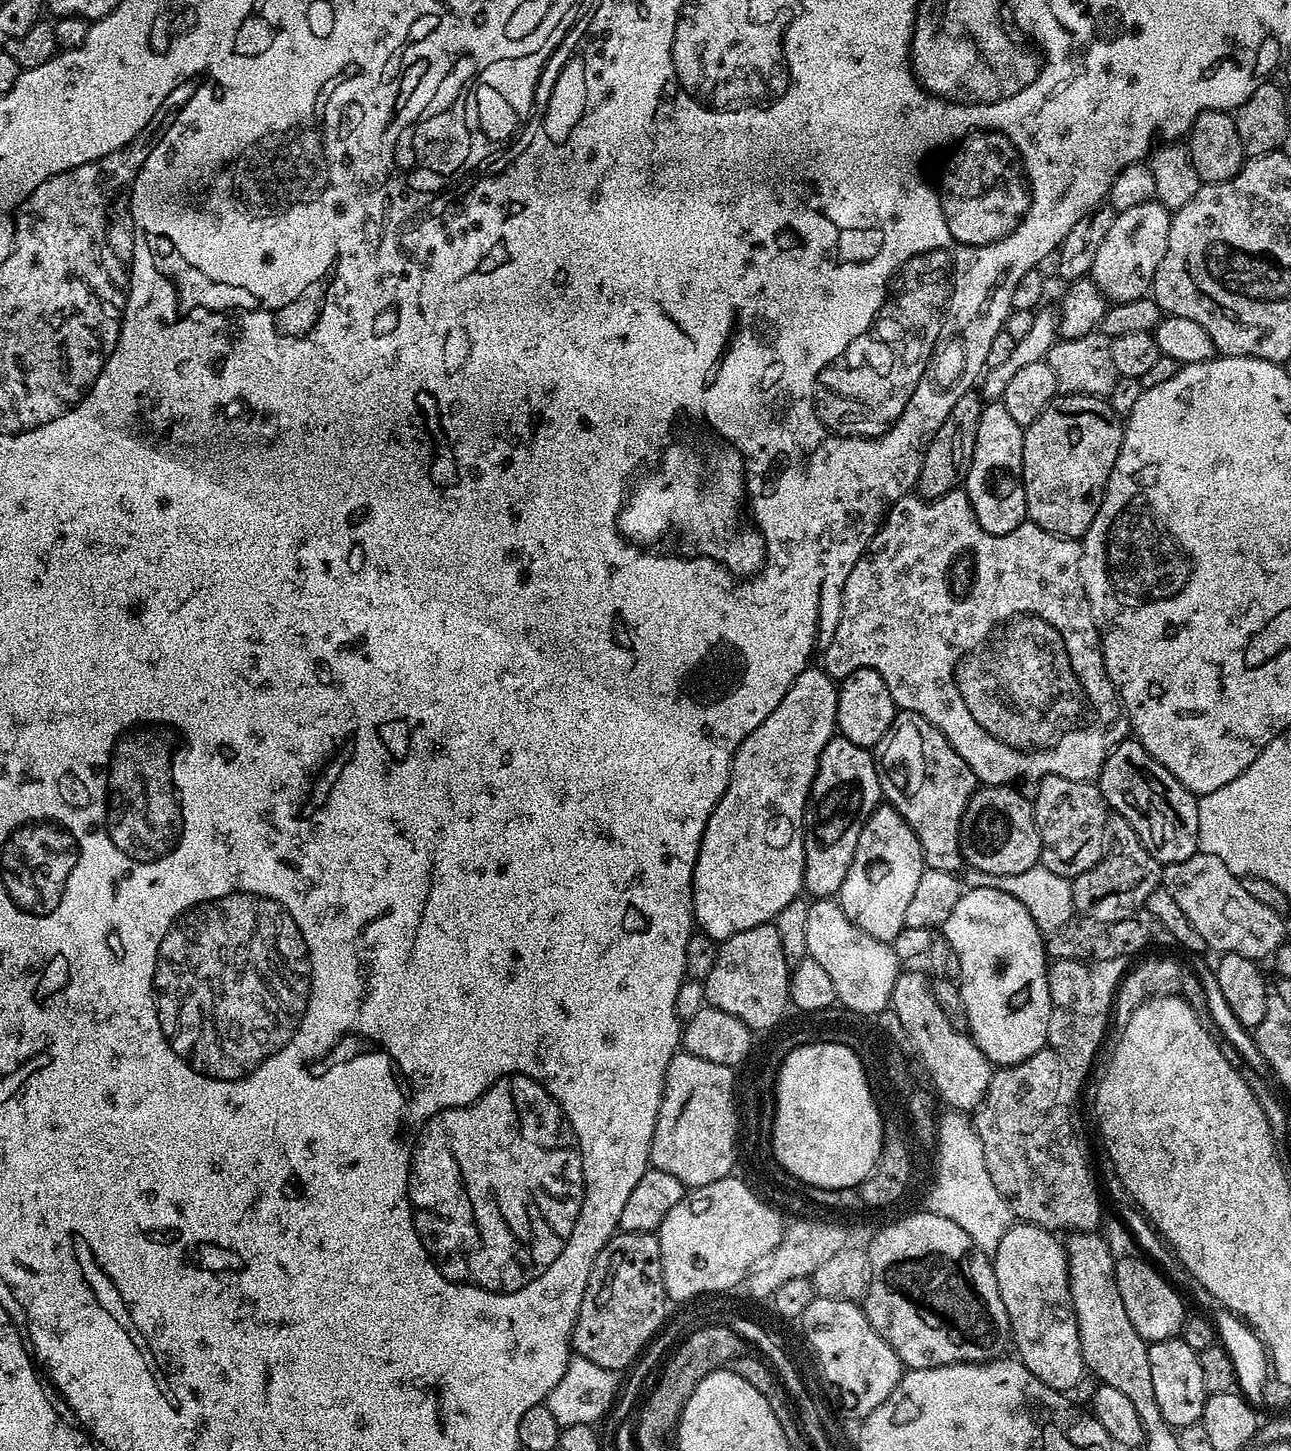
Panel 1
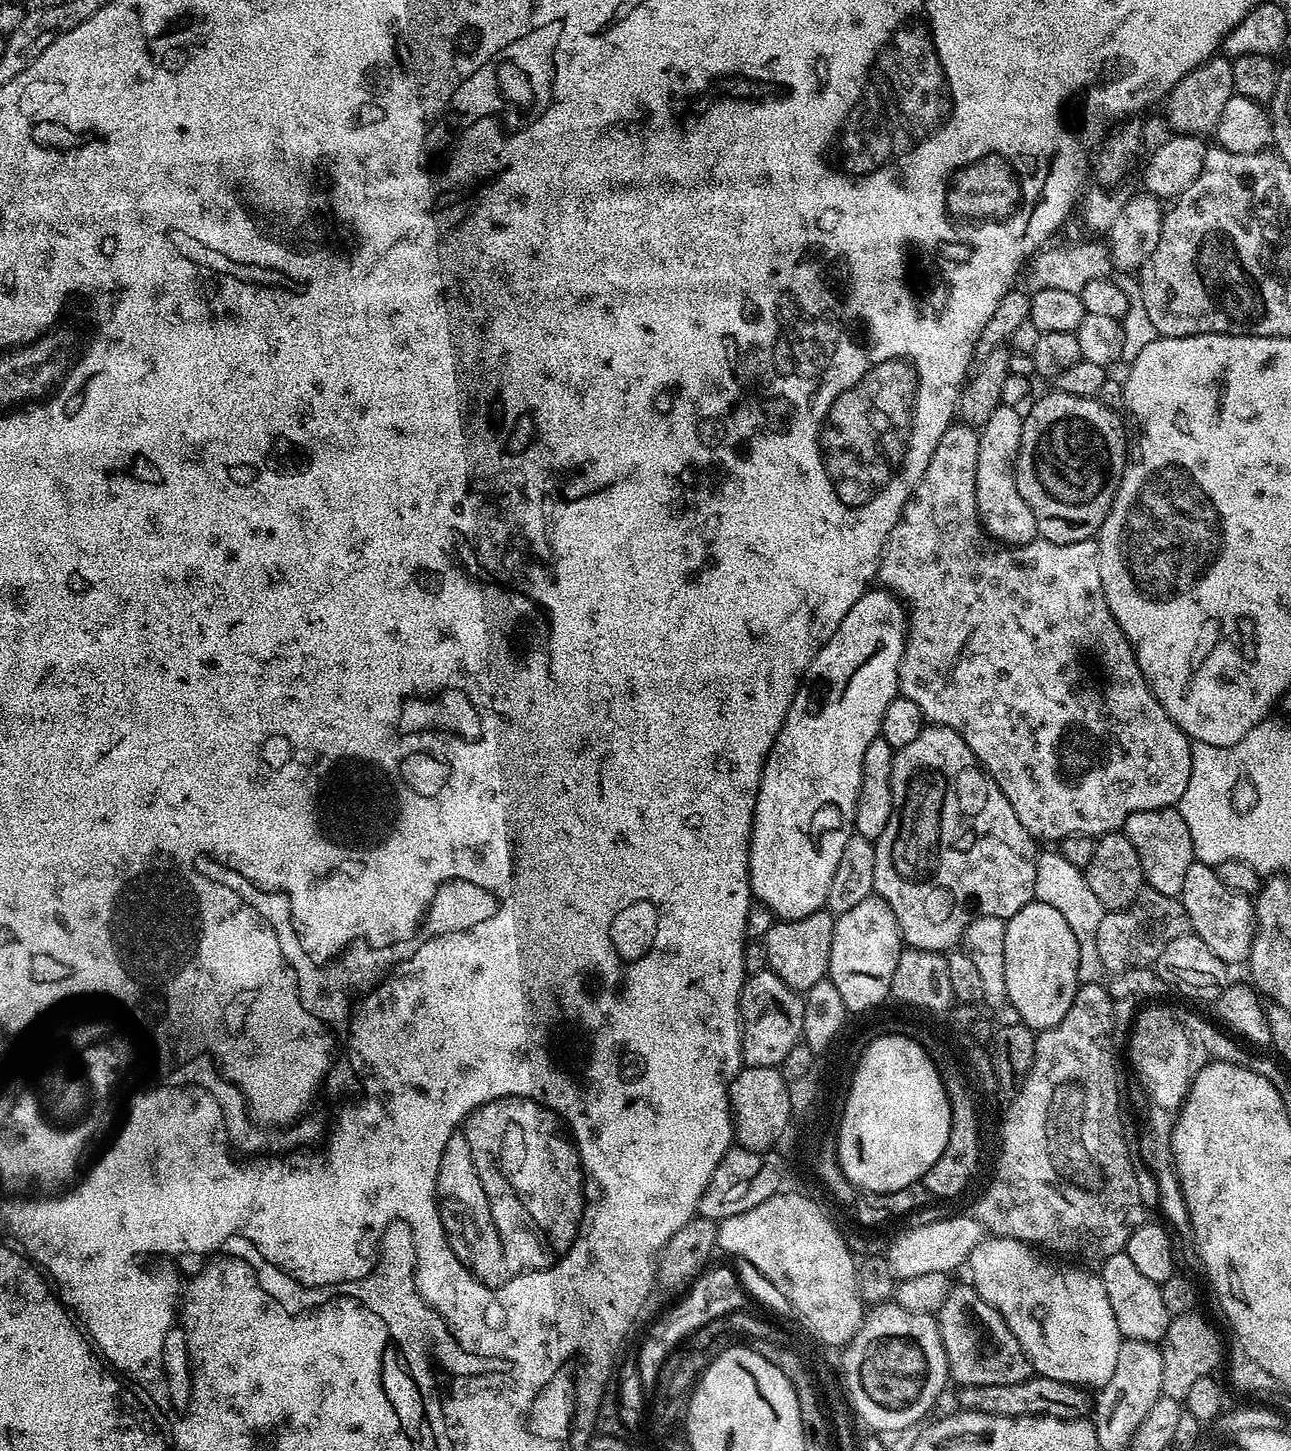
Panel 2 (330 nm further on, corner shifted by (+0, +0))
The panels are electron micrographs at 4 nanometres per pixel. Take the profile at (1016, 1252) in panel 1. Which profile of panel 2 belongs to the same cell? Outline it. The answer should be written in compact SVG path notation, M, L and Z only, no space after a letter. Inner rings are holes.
M992 1236L981 1240L969 1254L966 1268L972 1271L971 1287L988 1305L998 1310L1006 1326L1010 1326L1014 1338L1018 1338L1018 1346L1022 1346L1026 1358L1032 1363L1035 1375L1099 1390L1114 1375L1122 1337L1118 1322L1114 1322L1114 1310L1110 1310L1110 1298L1106 1298L1106 1286L1102 1286L1099 1275L1095 1271L1087 1272L1084 1269L1087 1267L1071 1268L1068 1264L1071 1263L1045 1258L1033 1245L1023 1244L1013 1236Z

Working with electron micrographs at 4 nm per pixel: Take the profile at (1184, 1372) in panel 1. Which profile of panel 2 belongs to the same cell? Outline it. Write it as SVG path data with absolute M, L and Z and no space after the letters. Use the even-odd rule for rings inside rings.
M1127 1251L1102 1261L1098 1275L1102 1286L1106 1286L1106 1298L1110 1298L1110 1310L1114 1310L1114 1322L1118 1322L1121 1337L1124 1340L1141 1340L1151 1344L1163 1341L1170 1317L1162 1302L1160 1285L1150 1282L1146 1274L1139 1272Z

